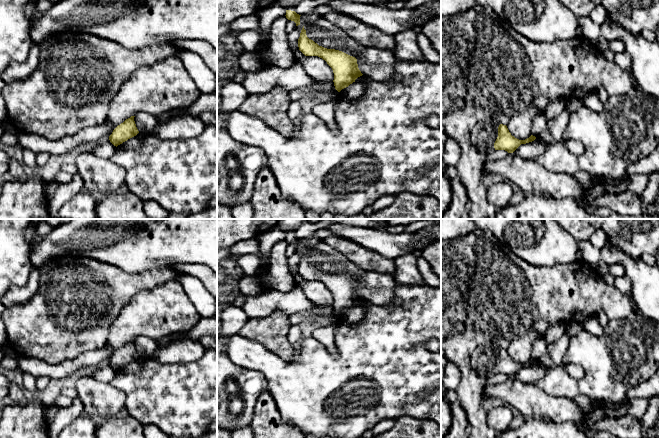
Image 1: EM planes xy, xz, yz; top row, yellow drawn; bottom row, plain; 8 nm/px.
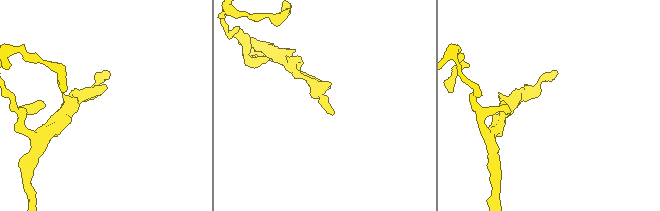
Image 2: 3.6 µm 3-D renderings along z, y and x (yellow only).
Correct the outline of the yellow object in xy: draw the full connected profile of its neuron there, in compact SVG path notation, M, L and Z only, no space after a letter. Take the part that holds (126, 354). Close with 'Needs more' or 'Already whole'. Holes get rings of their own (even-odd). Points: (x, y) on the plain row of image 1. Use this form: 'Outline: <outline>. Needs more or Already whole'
Outline: M131 340L130 342L126 343L113 354L112 358L109 360L109 364L114 370L117 371L139 357L134 341L135 340Z. Already whole

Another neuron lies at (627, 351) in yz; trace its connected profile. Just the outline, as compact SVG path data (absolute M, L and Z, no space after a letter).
M633 312L622 319L609 320L600 336L582 330L570 338L568 348L563 358L564 364L578 365L583 371L582 378L572 377L564 366L551 366L547 368L546 375L534 382L551 397L565 397L574 399L578 394L584 394L592 402L612 402L615 404L629 401L627 392L642 382L649 380L659 369L659 322L645 318L638 312Z

